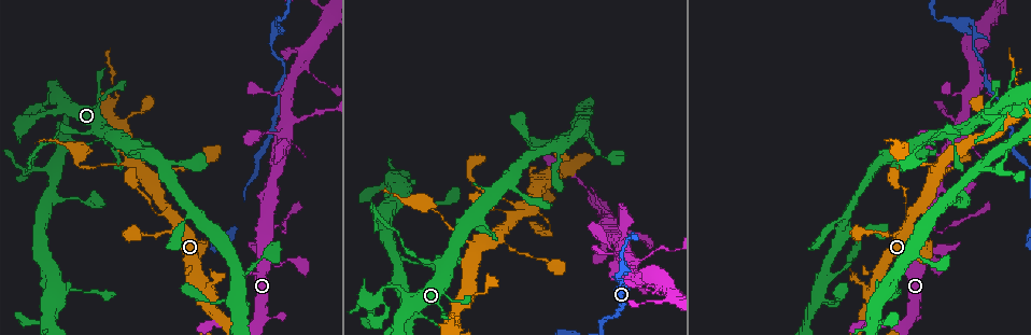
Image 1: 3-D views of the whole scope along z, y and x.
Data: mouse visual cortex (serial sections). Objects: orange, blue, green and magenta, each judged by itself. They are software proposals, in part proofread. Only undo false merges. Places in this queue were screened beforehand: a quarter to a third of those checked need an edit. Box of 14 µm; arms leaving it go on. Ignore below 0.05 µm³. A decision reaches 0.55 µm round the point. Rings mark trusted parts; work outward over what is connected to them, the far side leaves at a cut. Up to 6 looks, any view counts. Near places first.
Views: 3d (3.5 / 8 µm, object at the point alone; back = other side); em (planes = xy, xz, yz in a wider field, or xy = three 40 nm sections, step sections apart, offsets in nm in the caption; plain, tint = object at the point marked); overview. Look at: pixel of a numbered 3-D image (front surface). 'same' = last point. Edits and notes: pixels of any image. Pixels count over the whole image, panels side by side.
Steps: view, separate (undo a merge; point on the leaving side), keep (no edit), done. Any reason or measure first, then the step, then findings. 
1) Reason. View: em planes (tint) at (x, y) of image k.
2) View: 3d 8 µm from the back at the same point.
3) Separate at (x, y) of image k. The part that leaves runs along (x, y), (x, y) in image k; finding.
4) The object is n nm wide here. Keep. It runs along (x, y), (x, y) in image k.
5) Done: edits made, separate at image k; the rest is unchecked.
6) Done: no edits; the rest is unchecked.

Calibre changes. View: 3d 3.5 µm from the back at (900, 230) of image 1.

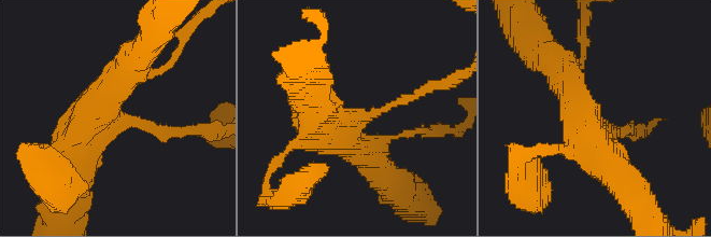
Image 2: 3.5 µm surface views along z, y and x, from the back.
The arms are 150, 500 nm wide; shape alone is not enough. View: em xy step 5 (tint) at (363, 116) of image 2.

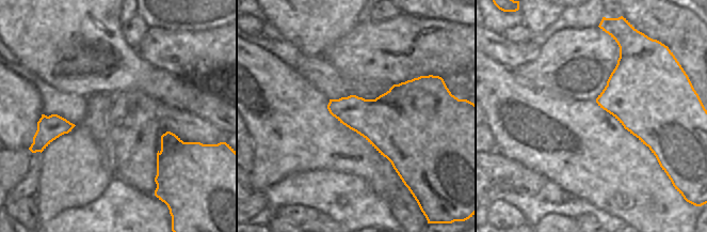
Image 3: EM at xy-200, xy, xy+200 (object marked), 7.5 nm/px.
Keep. One cell here.

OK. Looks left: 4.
Sudden change in width. View: 3d 3.5 µm at (98, 134) of image 1.

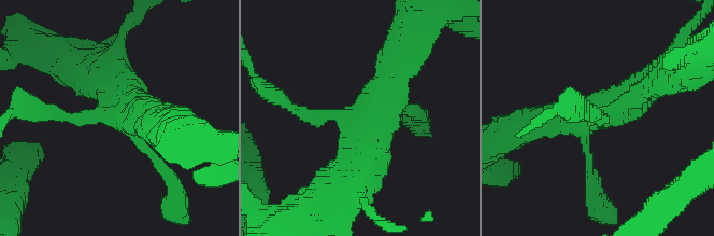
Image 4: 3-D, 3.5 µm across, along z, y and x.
View: em xy step 5 (tint) at (356, 121) of image 4.

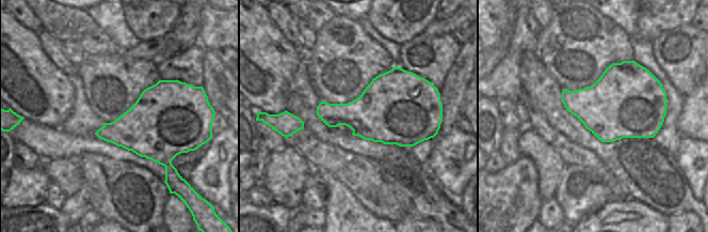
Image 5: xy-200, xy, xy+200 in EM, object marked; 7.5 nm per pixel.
4 arms meet here. Keep. It runs along (357, 182), (390, 78), (403, 66) in image 4; continuous, no second cell.

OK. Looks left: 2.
Sharp bend. View: 3d 3.5 µm from the back at (939, 231) of image 1.

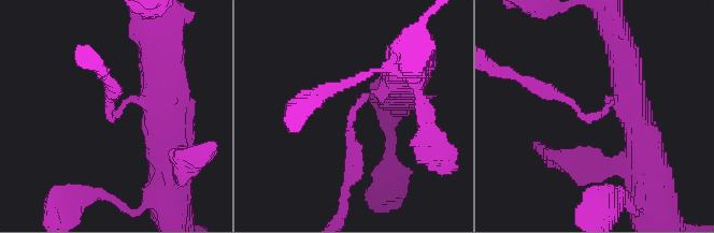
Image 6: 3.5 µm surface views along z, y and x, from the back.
The arms are 200, 250 nm wide. View: em xy step 3 (tint) at (112, 114) of image 6.

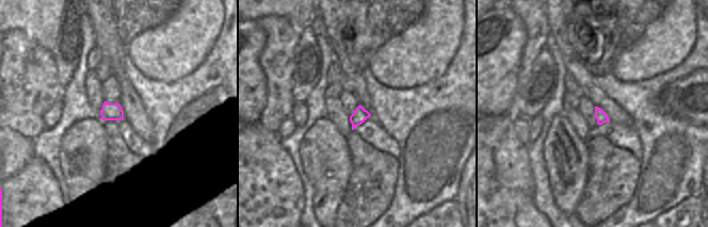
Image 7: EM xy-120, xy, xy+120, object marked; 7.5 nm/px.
Keep. It runs along (404, 79), (352, 113), (352, 181) in image 6; continuous, no second cell.

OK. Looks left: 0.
Done: no edits; the rest is unchecked.

